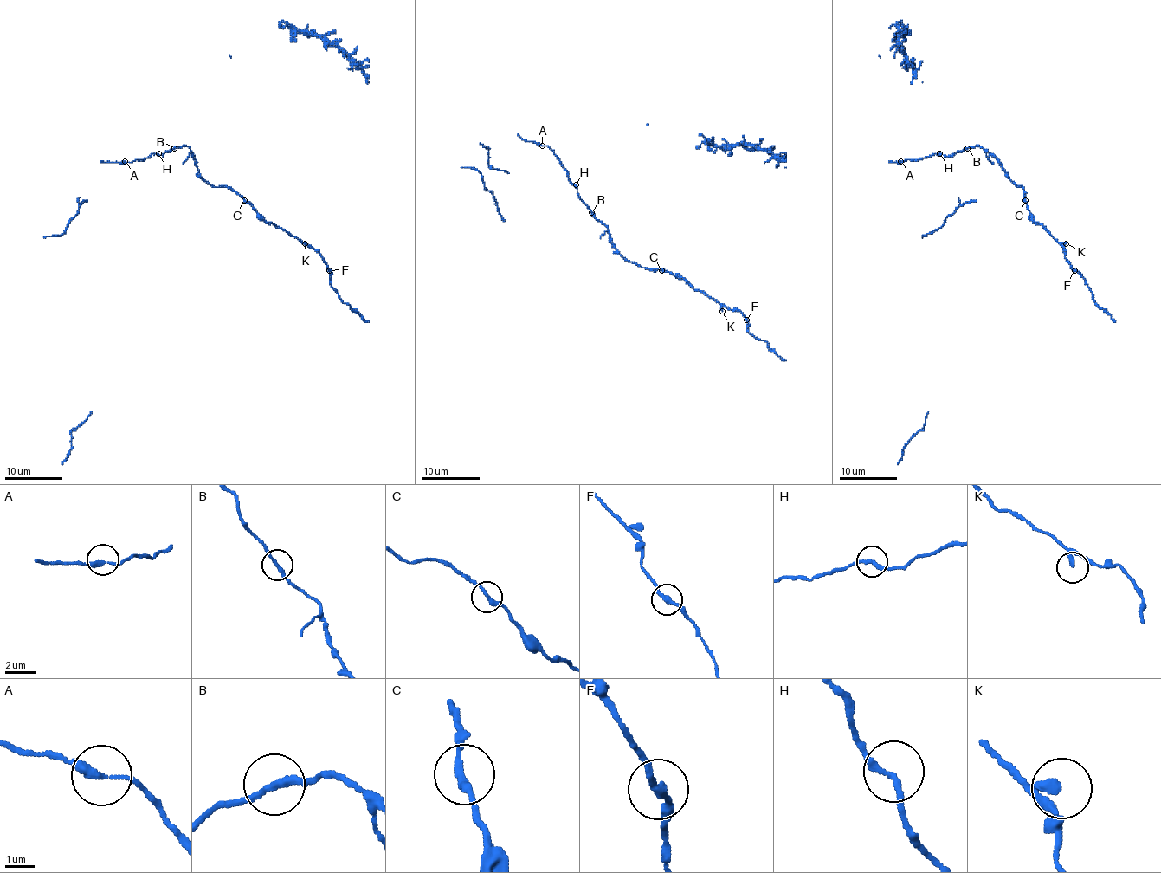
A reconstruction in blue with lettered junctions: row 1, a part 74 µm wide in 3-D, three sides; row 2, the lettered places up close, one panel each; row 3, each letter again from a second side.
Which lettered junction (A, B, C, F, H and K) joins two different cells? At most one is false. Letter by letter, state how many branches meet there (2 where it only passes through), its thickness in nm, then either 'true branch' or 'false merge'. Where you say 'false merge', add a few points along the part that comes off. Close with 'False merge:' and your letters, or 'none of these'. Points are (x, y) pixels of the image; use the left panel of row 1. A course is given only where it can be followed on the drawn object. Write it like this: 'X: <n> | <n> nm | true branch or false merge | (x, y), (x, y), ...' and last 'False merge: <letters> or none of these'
A: 2 | 260 nm | true branch
B: 2 | 240 nm | true branch
C: 2 | 240 nm | true branch
F: 2 | 240 nm | true branch
H: 2 | 200 nm | true branch
K: 2 | 240 nm | true branch
False merge: none of these

